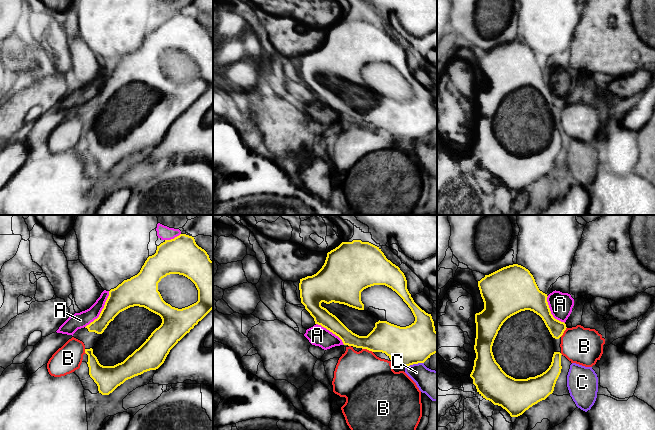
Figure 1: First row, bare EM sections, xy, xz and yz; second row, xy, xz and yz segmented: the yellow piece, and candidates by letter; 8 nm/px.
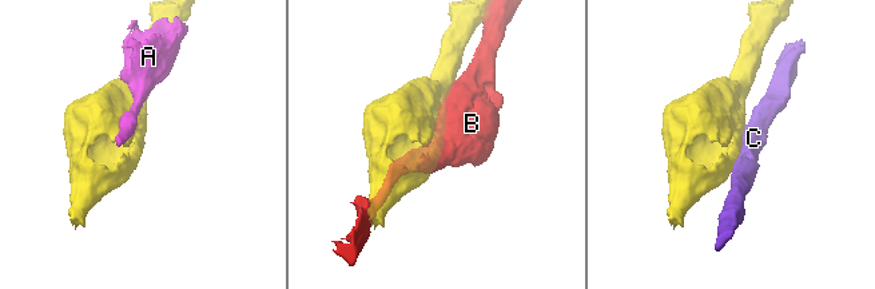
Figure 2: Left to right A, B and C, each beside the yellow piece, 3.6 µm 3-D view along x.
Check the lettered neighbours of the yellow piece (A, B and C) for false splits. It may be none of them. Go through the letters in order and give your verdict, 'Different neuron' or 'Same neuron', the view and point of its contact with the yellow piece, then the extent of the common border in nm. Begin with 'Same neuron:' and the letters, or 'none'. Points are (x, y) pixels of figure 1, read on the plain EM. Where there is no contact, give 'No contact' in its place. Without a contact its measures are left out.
Same neuron: none
A: Different neuron. Touches yellow at xy (102, 86). Shared border 360 nm
B: Different neuron. Touches yellow at xz (367, 125). Shared border 90 nm
C: Different neuron. Touches yellow at xz (414, 139). Shared border 150 nm

